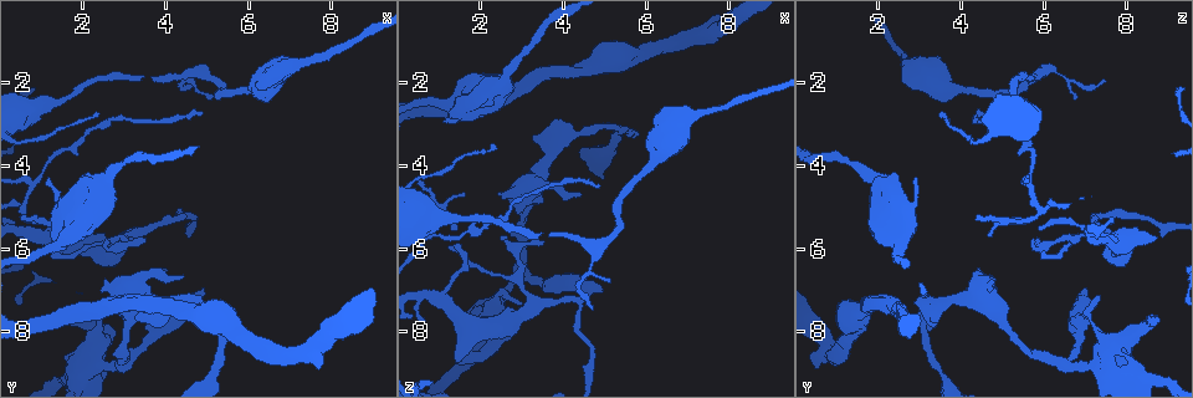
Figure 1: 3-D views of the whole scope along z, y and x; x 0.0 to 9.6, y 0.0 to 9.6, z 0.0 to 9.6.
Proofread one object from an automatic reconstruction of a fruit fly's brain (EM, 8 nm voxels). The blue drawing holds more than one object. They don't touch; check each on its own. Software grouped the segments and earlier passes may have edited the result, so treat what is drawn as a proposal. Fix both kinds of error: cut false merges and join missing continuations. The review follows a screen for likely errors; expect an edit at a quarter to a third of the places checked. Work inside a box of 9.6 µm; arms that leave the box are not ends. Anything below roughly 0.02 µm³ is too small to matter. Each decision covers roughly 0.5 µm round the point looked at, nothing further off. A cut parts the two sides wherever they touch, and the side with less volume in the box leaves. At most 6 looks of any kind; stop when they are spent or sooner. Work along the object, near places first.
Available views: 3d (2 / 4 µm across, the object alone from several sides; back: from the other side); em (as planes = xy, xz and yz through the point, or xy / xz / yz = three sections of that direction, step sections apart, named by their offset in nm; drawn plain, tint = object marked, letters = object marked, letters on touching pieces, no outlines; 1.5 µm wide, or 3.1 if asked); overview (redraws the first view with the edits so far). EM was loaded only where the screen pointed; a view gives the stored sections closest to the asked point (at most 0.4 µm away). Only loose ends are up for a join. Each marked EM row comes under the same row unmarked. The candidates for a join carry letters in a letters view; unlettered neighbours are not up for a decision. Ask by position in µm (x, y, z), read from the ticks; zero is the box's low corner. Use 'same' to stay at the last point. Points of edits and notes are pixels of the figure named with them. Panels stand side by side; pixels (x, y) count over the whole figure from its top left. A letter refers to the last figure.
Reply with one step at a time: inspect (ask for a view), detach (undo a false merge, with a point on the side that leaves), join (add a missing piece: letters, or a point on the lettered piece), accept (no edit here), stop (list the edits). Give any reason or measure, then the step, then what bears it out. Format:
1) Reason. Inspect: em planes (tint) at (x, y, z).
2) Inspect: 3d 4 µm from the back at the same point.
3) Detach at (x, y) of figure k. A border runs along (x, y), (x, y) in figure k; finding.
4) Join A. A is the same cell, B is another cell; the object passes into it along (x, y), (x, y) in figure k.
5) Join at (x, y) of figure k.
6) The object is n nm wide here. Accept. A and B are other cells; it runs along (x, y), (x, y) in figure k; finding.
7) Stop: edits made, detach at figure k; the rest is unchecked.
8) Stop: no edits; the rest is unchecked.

Narrows sharply. Inspect: em planes (tint) at (2.25, 3.10, 5.35).

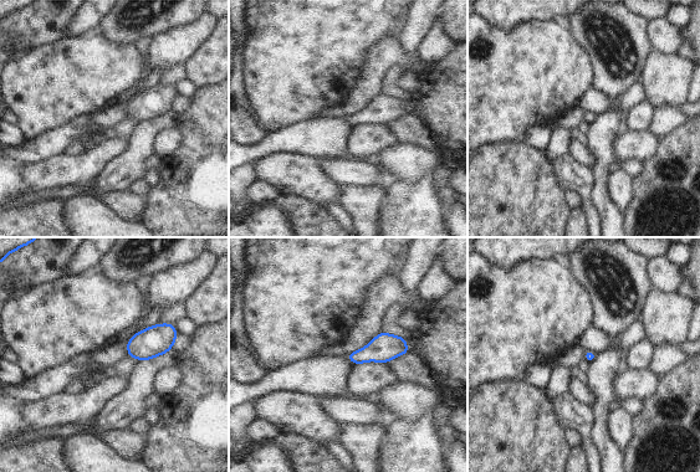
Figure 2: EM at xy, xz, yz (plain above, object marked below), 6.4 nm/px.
Inspect: em planes (letters) at the same point.

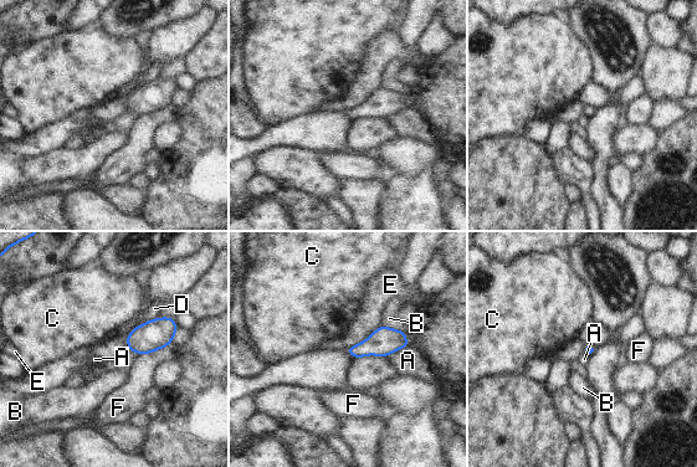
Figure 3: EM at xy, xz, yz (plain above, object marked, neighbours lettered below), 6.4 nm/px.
The longest contact is with E, 280 nm. Accept. A, B, C, D, E and F are other cells; a border runs along (380, 324), (363, 340), (347, 348) in figure 3; continuous, no second neuron.

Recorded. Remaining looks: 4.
Free end. Inspect: em planes (tint) at (1.45, 7.65, 8.75).

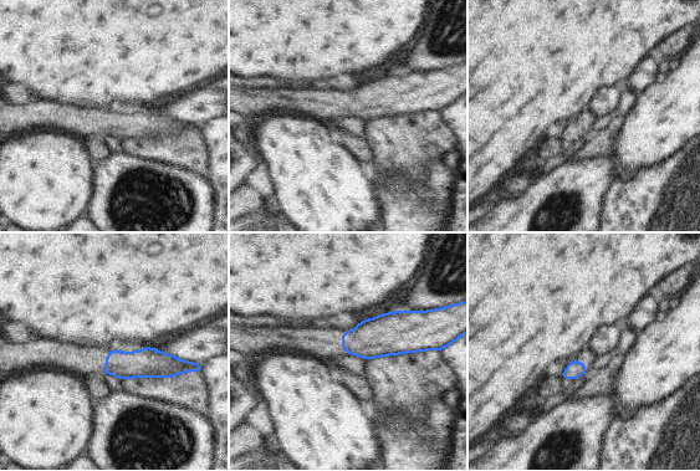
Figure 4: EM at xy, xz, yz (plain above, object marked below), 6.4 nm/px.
What lies round it. Inspect: em planes (letters) at the same point.

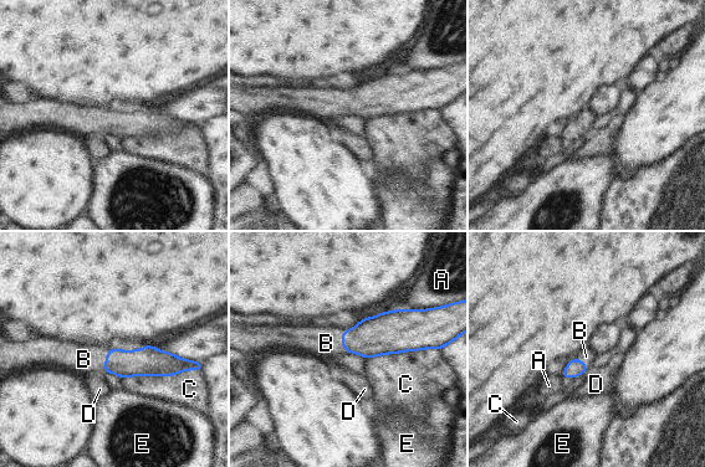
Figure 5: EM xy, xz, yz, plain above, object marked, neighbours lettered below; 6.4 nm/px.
Join B. B is the same cell, A, C, D and E are other cells; it goes on there.

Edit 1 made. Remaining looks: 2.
Inspect: overview.

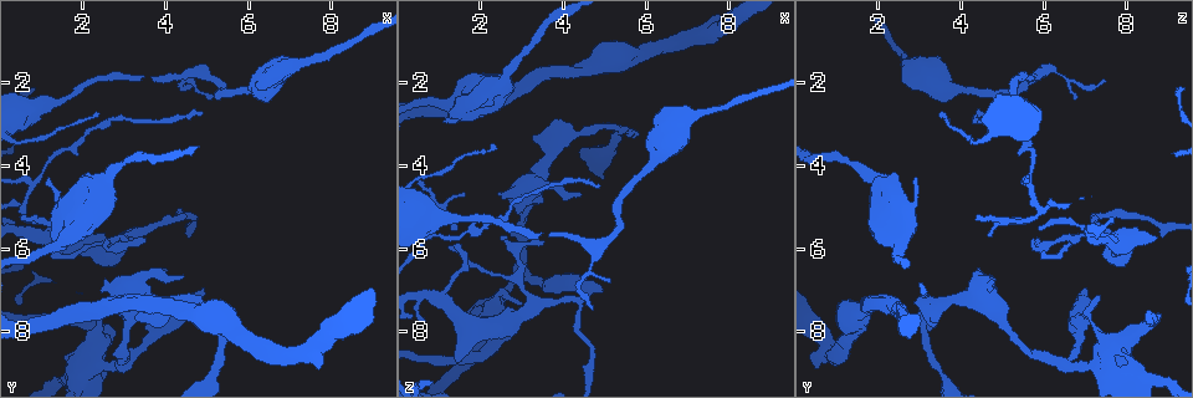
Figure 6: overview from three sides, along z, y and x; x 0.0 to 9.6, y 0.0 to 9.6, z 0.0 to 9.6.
End of a long branch. Inspect: em planes (letters) at (4.80, 2.70, 4.55).

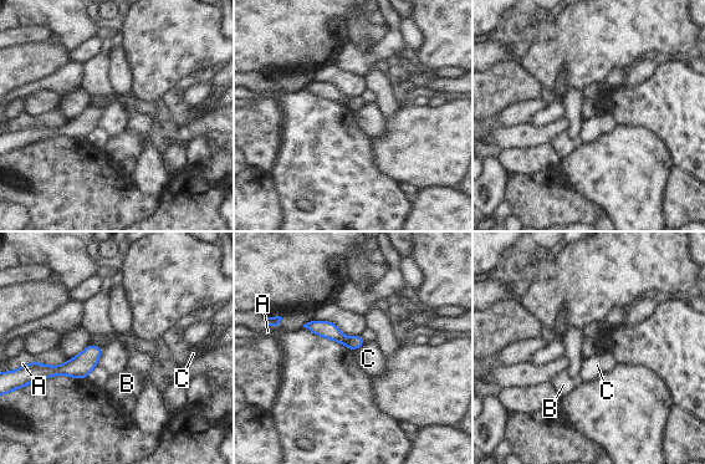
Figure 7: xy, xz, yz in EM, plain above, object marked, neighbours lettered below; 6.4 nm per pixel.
Accept. A, B and C are other cells; none of them fits.

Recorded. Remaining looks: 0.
Stop: edits made, join at figure 5; the rest is unchecked.

